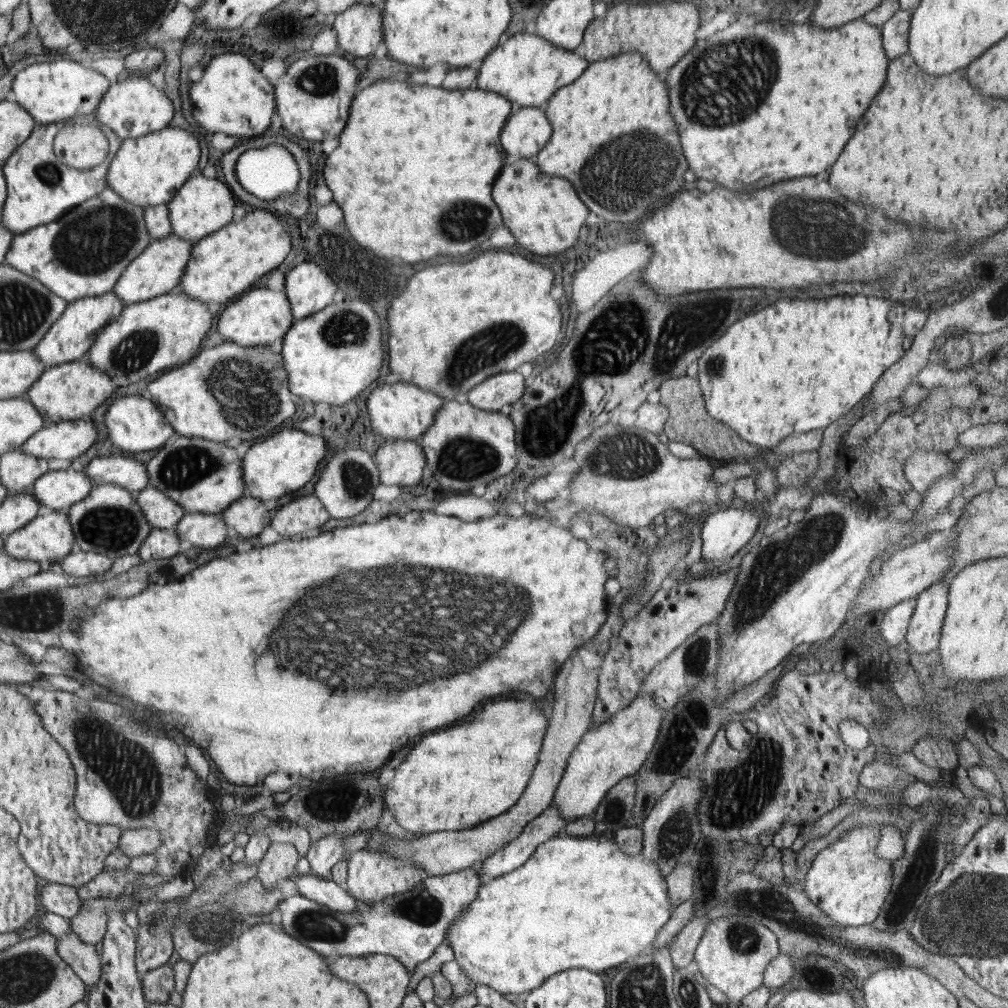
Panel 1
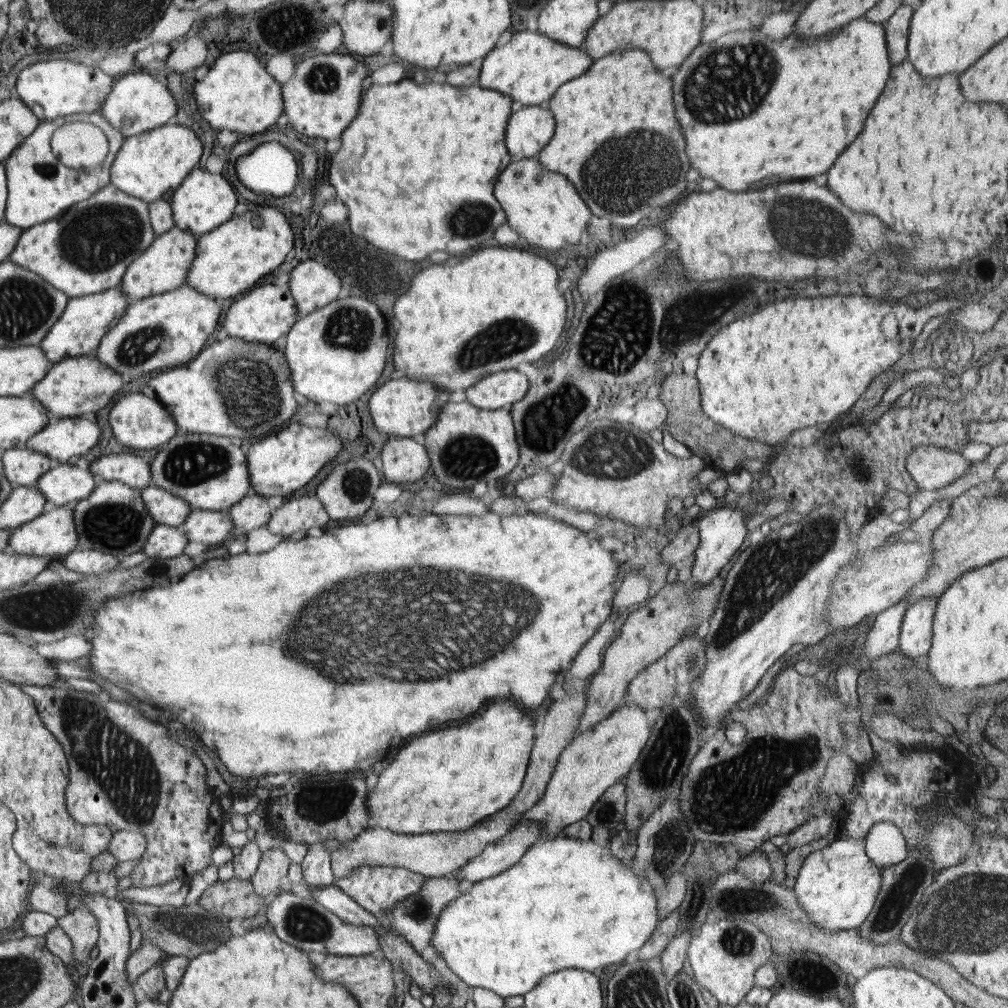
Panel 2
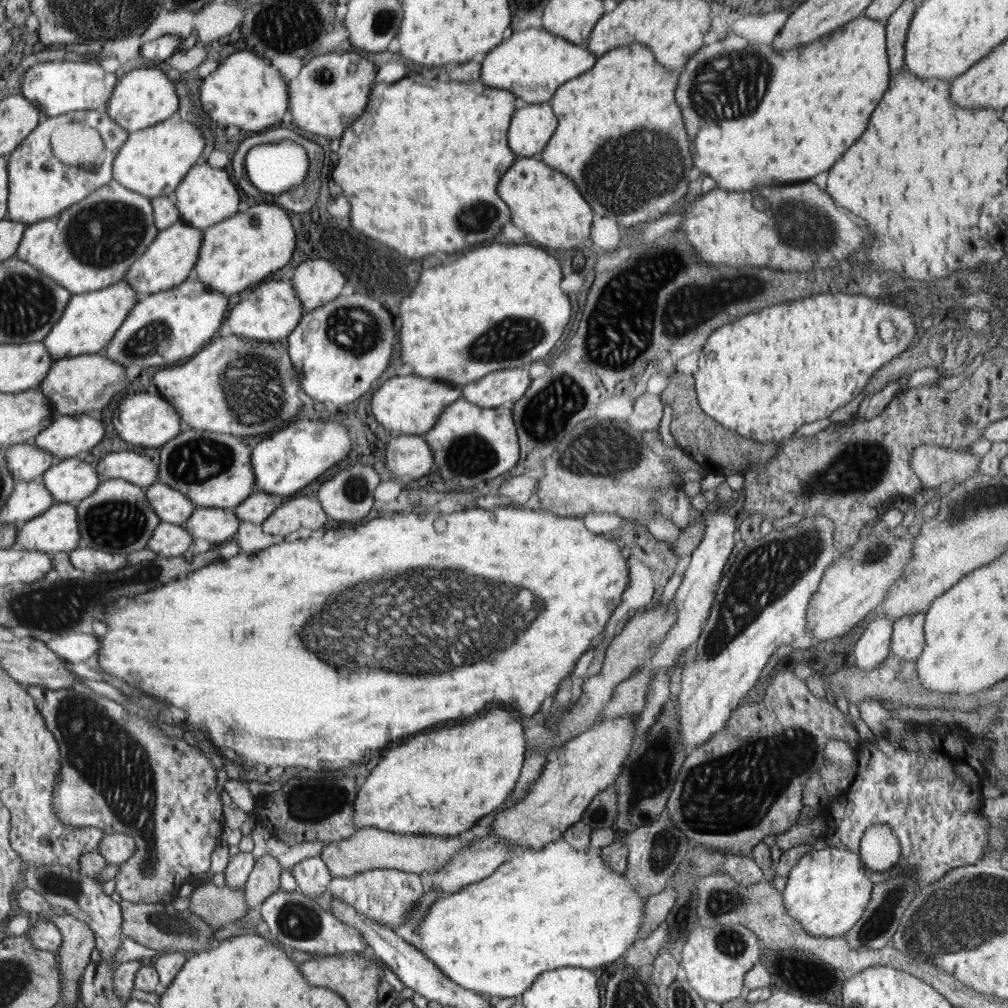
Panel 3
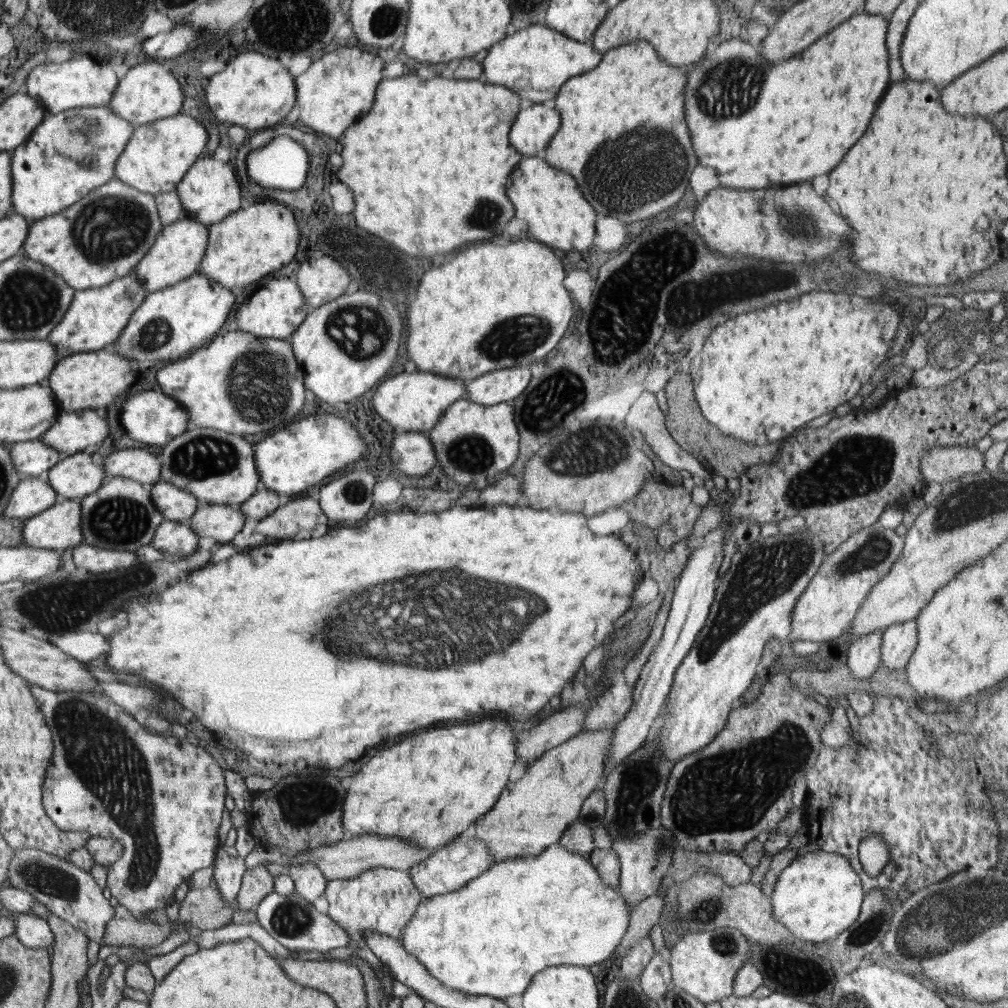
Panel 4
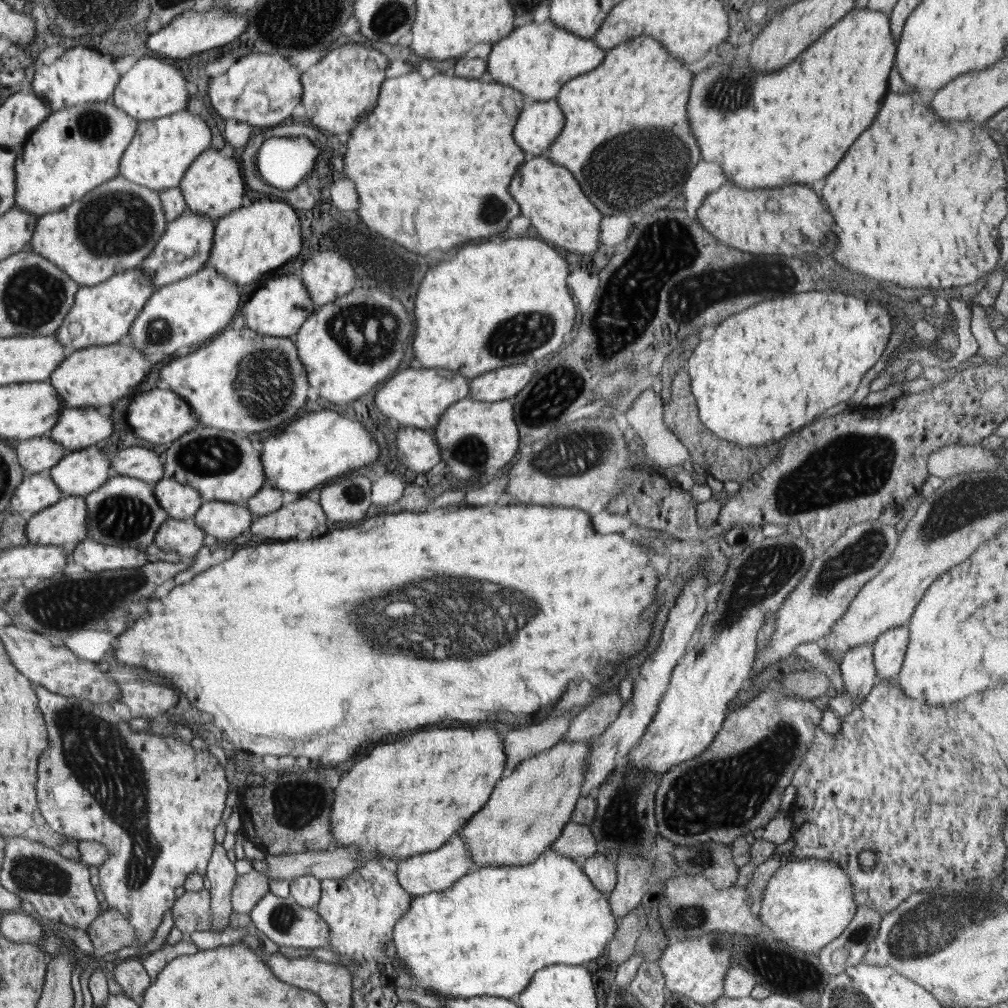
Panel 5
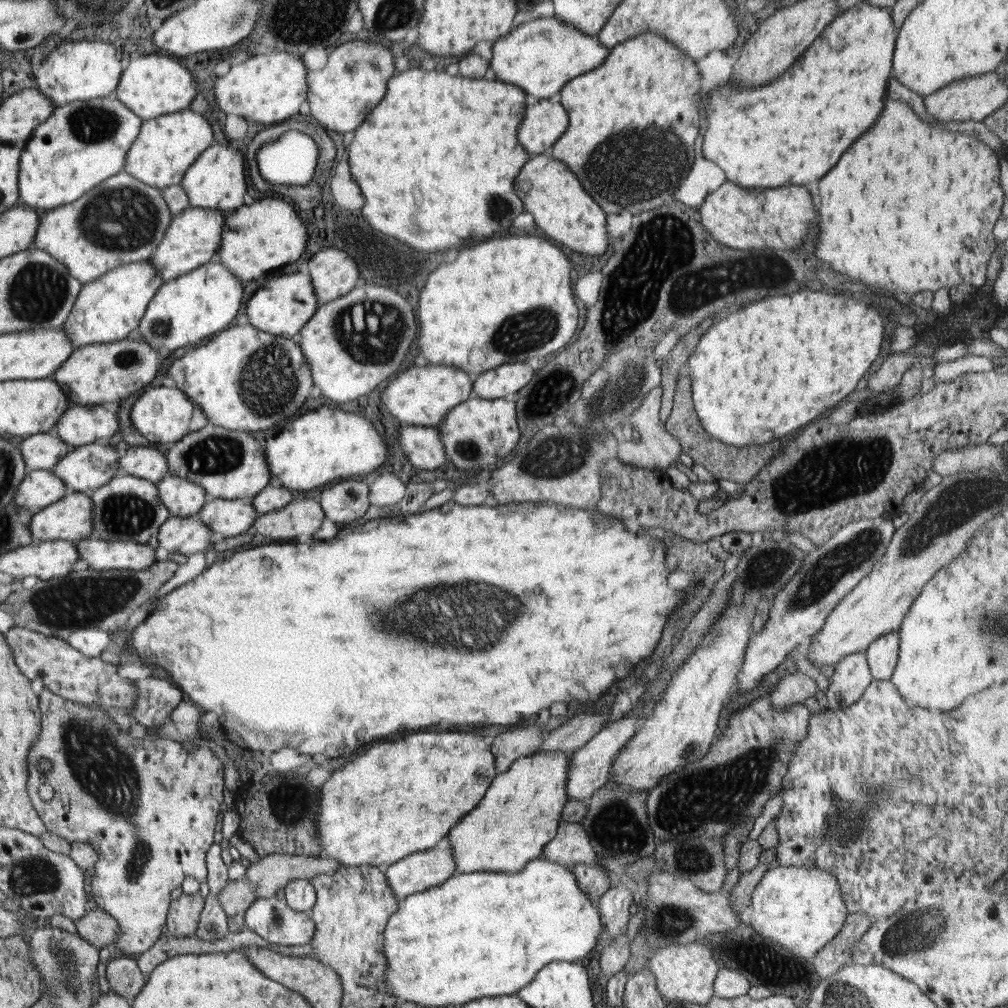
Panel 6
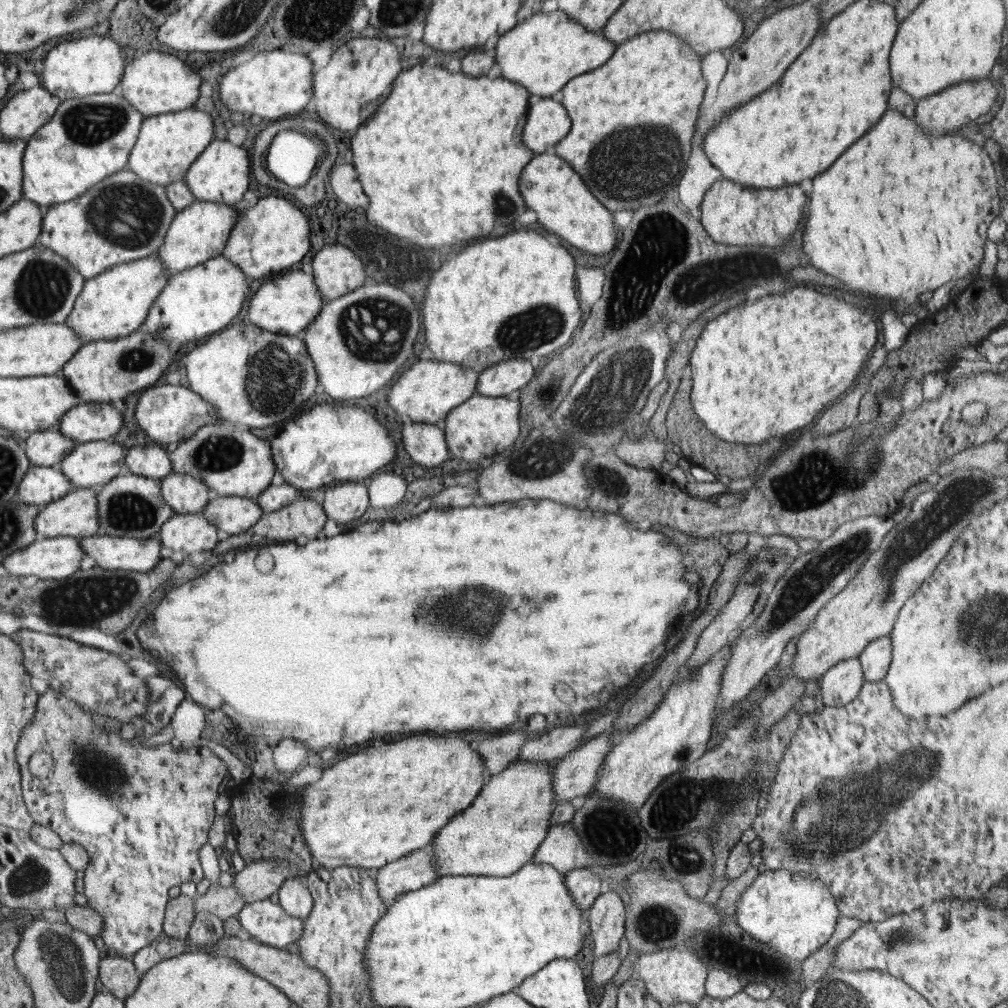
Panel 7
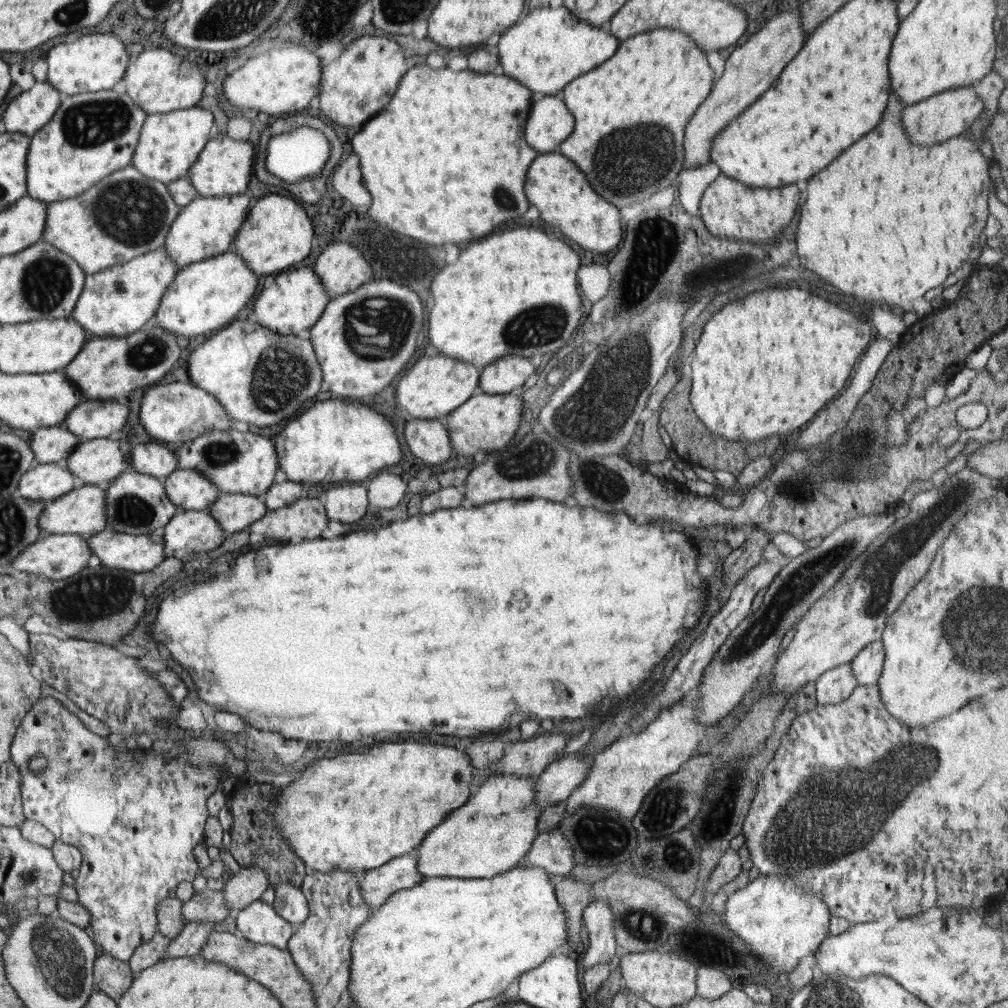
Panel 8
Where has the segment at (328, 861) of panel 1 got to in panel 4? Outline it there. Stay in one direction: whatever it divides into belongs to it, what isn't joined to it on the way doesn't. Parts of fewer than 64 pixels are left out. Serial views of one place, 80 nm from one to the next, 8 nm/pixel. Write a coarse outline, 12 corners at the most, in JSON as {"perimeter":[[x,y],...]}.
{"perimeter":[[267,862],[268,871],[286,874],[295,892],[313,903],[326,890],[327,878],[314,863]]}

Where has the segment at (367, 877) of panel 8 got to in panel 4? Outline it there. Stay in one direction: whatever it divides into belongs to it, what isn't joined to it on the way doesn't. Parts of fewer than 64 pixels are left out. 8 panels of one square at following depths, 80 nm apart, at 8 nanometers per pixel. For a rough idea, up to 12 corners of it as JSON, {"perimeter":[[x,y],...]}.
{"perimeter":[[470,831],[408,872],[423,898],[462,888],[495,856]]}

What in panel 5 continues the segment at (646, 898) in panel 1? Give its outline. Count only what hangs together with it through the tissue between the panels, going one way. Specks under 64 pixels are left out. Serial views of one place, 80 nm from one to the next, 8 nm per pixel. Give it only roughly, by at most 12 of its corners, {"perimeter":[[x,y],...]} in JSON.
{"perimeter":[[582,861],[475,868],[394,925],[399,983],[512,998],[615,937]]}

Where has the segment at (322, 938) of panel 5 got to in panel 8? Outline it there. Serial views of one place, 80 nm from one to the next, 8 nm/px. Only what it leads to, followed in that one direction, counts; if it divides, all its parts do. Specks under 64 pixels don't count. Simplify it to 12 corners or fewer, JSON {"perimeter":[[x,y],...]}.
{"perimeter":[[261,899],[239,911],[250,942],[287,948],[290,921]]}

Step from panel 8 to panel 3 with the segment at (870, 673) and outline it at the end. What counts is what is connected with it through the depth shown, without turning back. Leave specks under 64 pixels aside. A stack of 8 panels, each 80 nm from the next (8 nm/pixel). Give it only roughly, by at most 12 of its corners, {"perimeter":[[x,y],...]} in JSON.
{"perimeter":[[925,616],[894,621],[889,654],[916,661],[925,647]]}

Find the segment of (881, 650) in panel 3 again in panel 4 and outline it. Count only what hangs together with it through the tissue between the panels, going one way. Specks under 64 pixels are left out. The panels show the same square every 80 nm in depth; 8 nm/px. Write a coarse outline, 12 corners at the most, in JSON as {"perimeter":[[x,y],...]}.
{"perimeter":[[884,630],[858,637],[848,649],[853,678],[866,682],[881,664]]}

